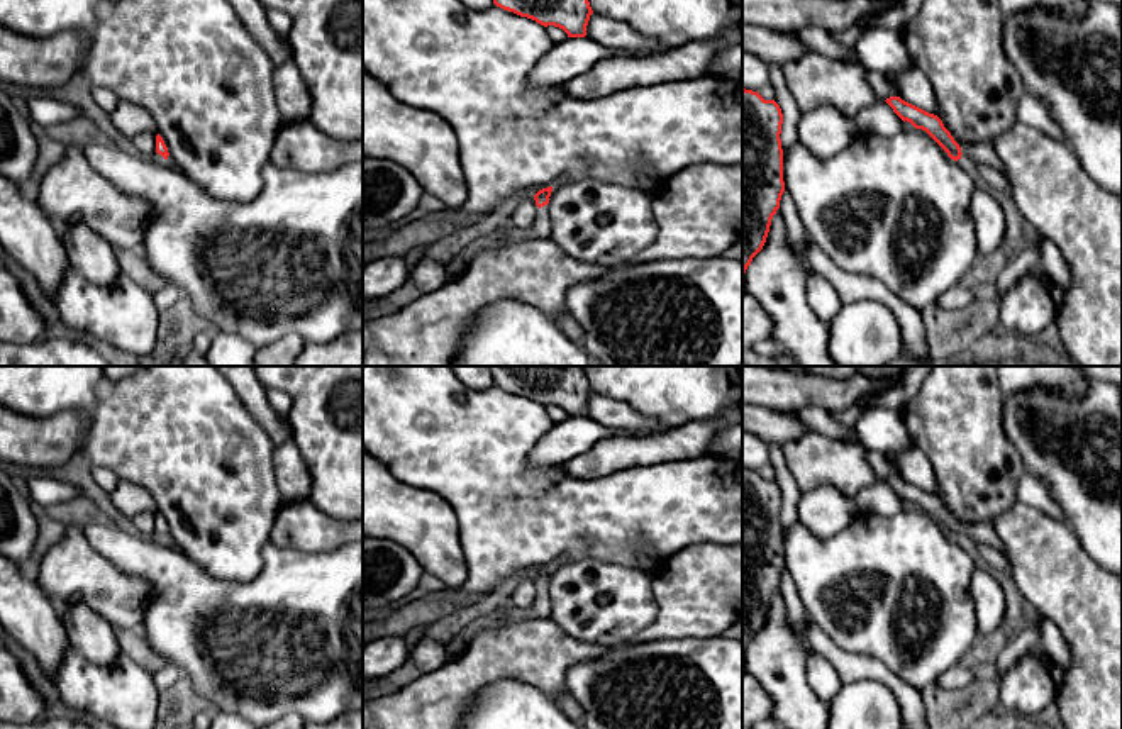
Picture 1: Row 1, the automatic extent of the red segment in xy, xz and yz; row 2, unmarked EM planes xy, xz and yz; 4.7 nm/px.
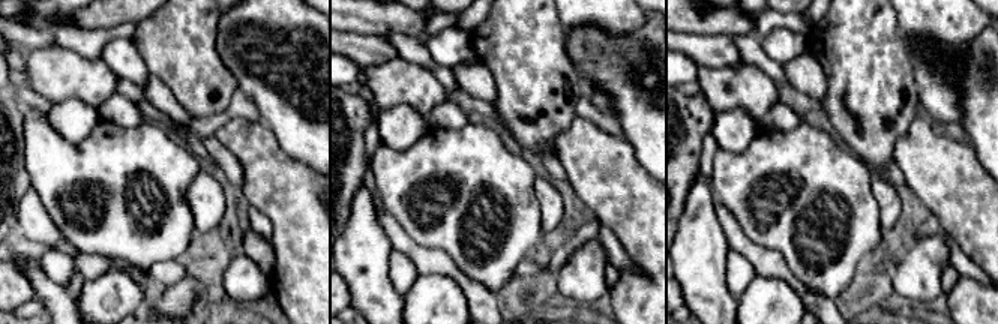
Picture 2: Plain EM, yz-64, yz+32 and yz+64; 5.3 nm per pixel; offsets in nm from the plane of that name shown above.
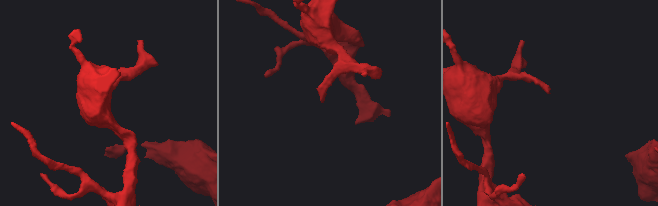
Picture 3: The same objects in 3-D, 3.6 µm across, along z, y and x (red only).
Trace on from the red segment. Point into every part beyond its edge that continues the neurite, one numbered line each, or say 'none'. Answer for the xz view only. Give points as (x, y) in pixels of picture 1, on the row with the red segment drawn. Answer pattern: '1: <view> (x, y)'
1: xz (541, 228)

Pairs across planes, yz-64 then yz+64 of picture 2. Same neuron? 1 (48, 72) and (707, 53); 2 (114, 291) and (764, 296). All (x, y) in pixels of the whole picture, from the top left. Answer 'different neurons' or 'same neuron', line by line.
1: different neurons
2: same neuron

